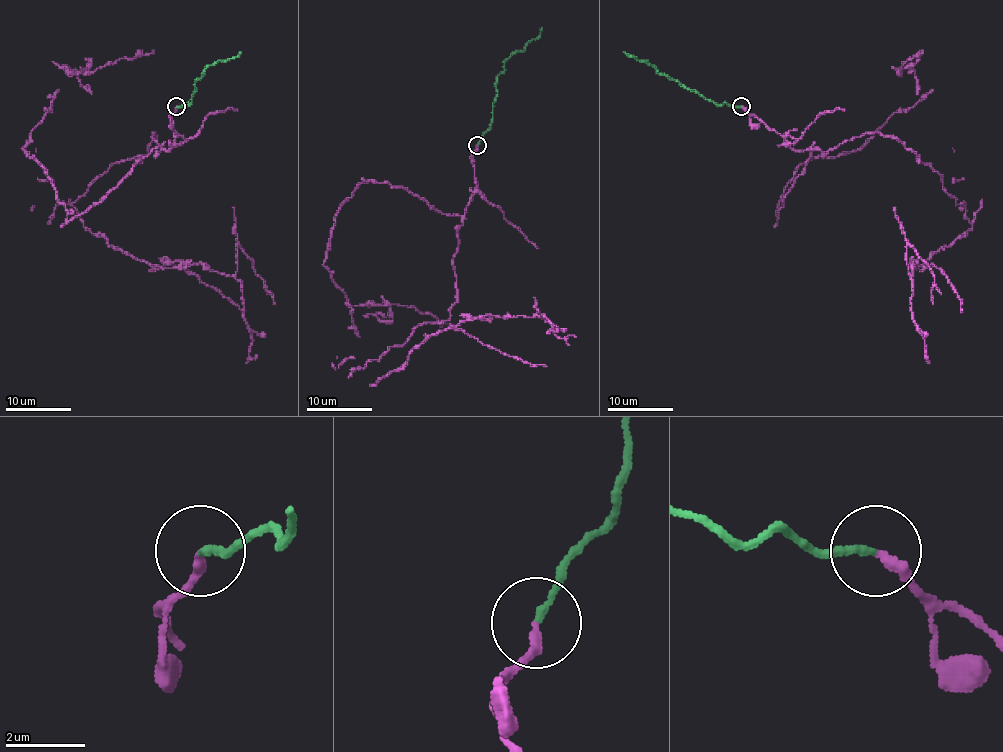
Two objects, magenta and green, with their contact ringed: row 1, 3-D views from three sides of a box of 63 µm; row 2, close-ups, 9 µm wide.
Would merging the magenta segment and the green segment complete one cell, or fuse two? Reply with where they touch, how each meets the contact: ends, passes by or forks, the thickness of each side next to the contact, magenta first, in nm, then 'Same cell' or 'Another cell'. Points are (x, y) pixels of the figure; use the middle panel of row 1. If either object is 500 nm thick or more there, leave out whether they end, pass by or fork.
Place: (477, 145). At the ring magenta ends. At the ring green ends. Thickness 240 nm (magenta) against 170 nm. Another cell

